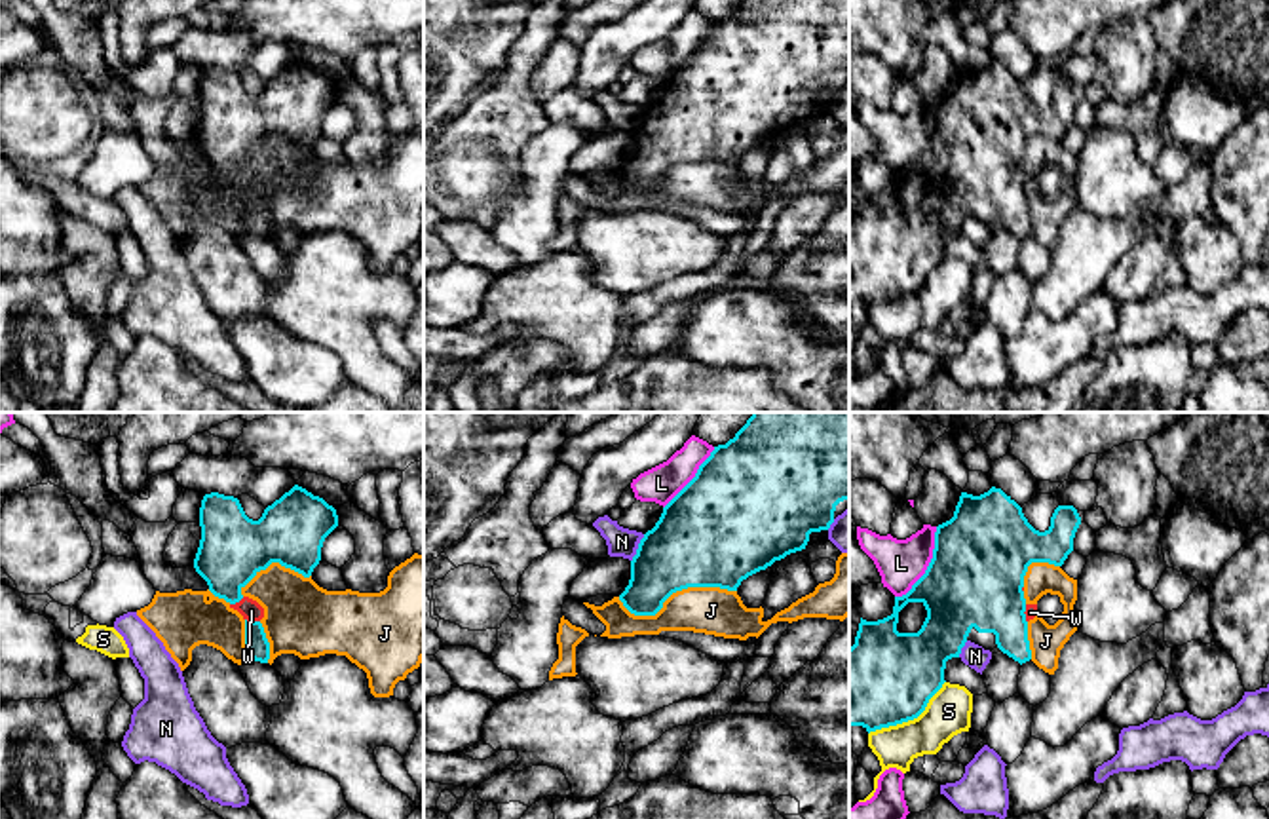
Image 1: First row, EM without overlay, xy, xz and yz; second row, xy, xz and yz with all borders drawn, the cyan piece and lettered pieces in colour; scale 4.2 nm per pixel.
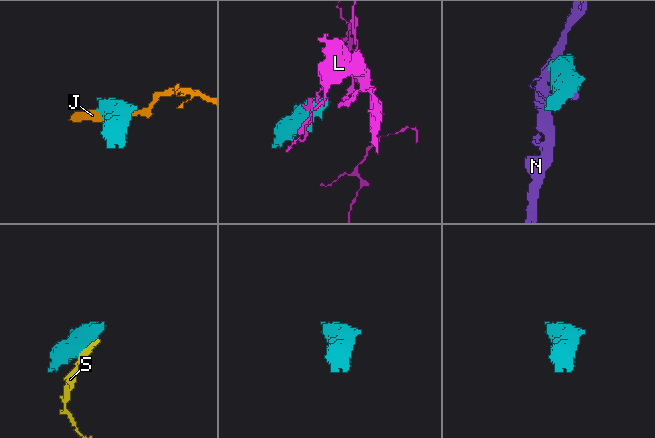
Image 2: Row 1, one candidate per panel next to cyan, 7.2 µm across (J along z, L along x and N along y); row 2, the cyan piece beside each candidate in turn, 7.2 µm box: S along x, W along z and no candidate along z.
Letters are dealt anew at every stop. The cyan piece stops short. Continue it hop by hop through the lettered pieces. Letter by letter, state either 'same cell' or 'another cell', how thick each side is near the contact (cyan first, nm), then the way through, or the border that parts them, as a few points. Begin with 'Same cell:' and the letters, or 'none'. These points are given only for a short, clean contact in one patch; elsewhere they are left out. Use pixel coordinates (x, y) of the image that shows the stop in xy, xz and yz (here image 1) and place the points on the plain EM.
Same cell: none
J: another cell; calibres 400 and 200 nm
L: another cell; calibres 400 and 200 nm
N: another cell; calibres 380 and 130 nm
S: another cell; calibres 400 and 190 nm
W: another cell; calibres 100 and 90 nm; border xy (246, 192), (259, 196)

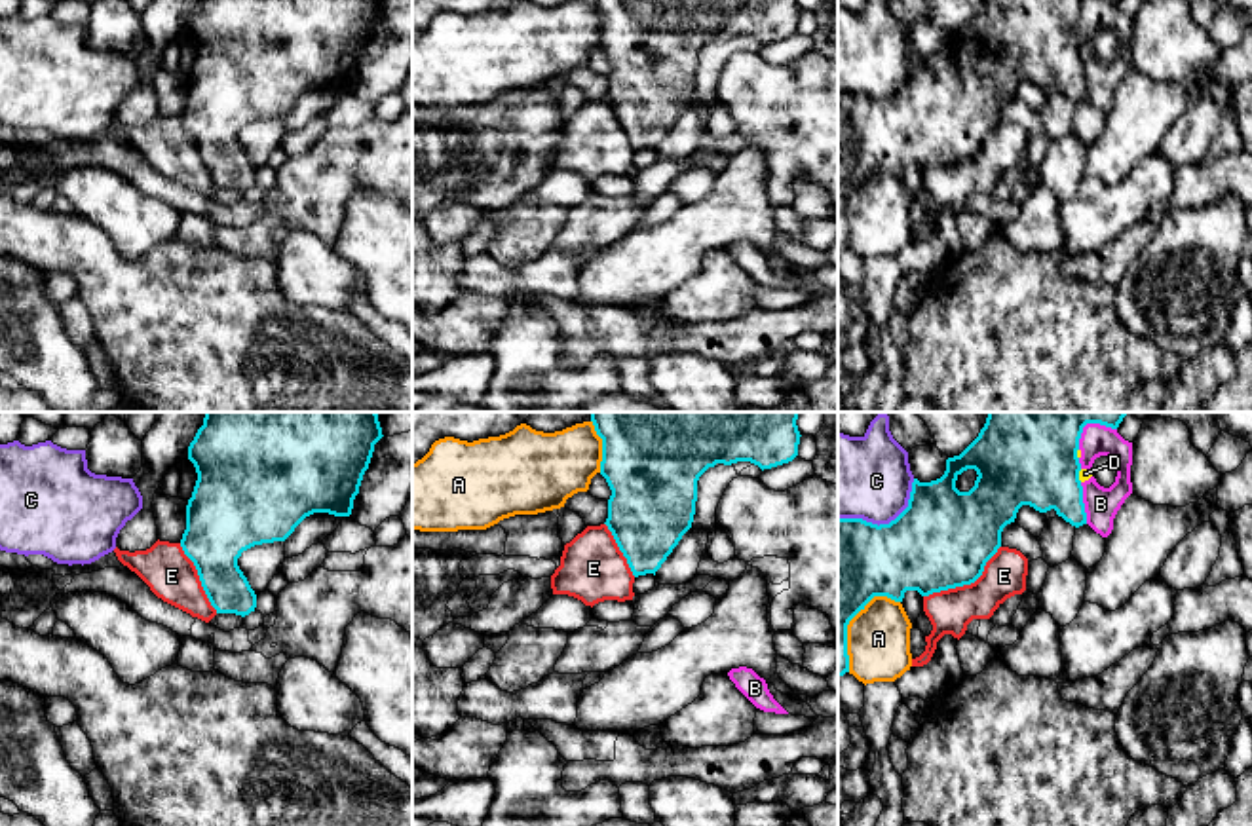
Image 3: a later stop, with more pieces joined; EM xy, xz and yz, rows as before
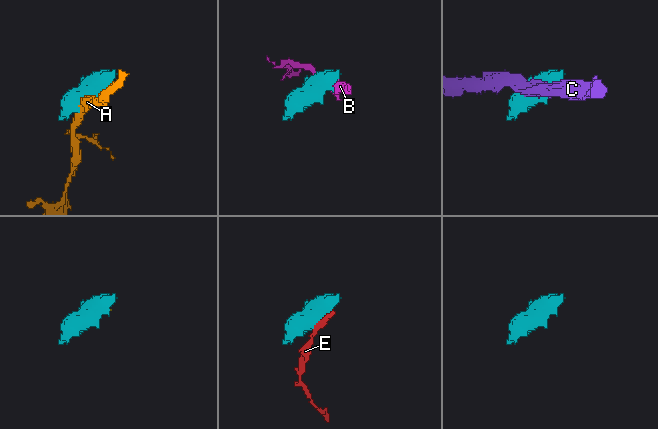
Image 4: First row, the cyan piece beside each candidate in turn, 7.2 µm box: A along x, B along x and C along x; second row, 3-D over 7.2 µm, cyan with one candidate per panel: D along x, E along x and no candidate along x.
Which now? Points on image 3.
Same cell: none
A: another cell; calibres 380 and 300 nm
B: another cell; calibres 340 and 140 nm
C: another cell; calibres 420 and 360 nm
D: another cell; calibres 340 and 50 nm; border yz (1081, 44), (1080, 56)
E: another cell; calibres 420 and 180 nm

